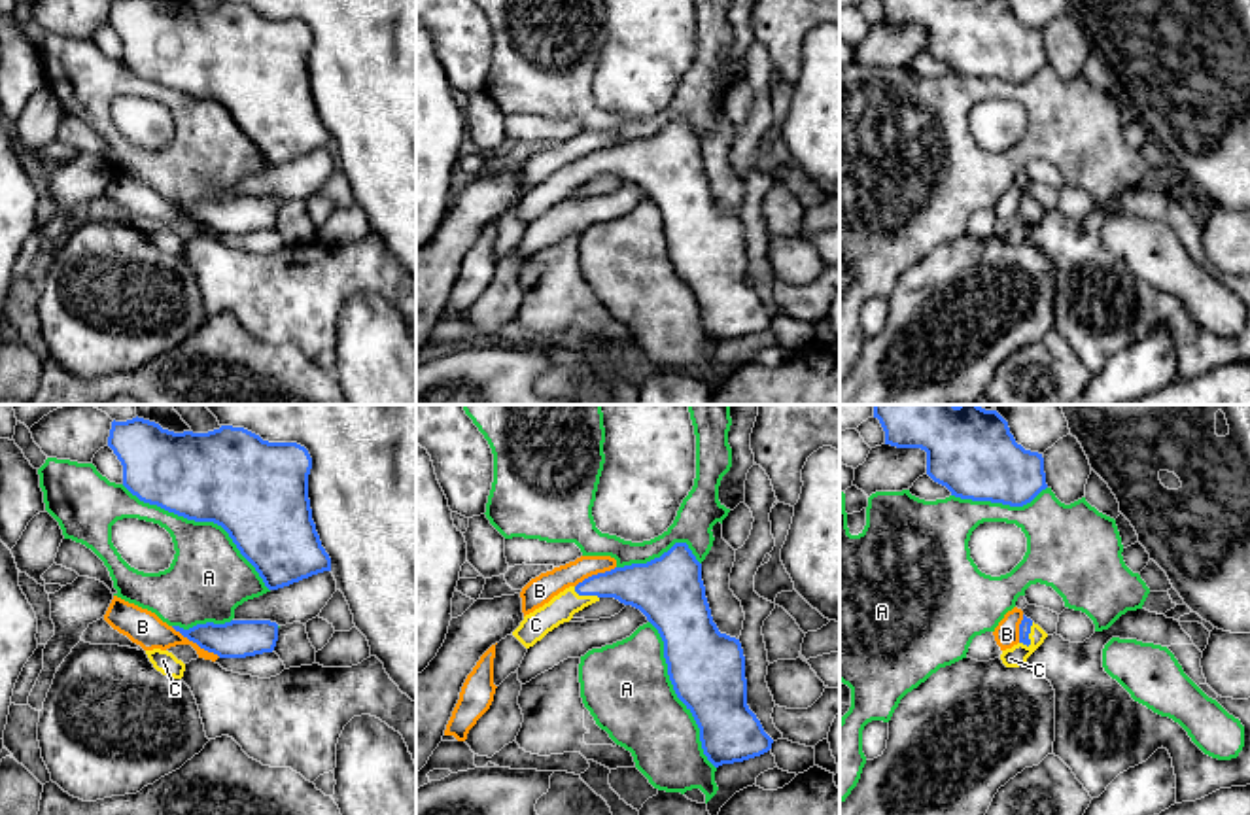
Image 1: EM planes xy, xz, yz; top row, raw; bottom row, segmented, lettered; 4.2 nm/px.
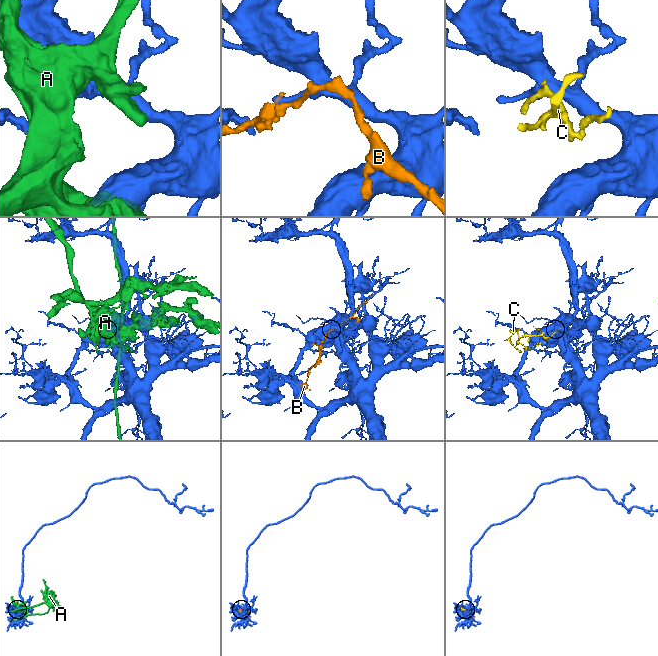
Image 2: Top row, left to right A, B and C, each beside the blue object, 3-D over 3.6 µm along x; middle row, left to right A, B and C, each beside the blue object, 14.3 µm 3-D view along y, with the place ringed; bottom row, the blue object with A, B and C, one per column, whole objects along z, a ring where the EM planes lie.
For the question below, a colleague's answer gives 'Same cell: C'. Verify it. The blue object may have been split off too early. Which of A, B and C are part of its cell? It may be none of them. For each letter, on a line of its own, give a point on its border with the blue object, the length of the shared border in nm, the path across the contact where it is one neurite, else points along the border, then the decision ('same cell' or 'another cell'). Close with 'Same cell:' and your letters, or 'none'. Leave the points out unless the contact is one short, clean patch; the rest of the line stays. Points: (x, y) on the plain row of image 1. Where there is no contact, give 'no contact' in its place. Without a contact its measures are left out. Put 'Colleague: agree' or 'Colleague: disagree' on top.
Colleague: agree
A: meets blue in xy at (203, 97); contact 800 nm long; another cell
B: meets blue in xy at (195, 218); contact 260 nm long; another cell
C: meets blue in yz at (1027, 212); contact 110 nm long; runs through yz (1025, 201), (1027, 212), (1018, 231); same cell
Same cell: C

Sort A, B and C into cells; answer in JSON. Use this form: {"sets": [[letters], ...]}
{"sets": [["A"], ["B"], ["C"]]}

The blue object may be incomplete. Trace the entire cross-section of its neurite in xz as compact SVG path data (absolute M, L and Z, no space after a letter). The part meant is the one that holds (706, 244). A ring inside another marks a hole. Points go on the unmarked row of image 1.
M686 119L647 140L615 144L565 165L526 191L512 212L530 225L601 174L639 185L658 206L673 267L692 289L703 331L715 344L772 325L773 316L747 282L741 219L713 199L702 140Z

